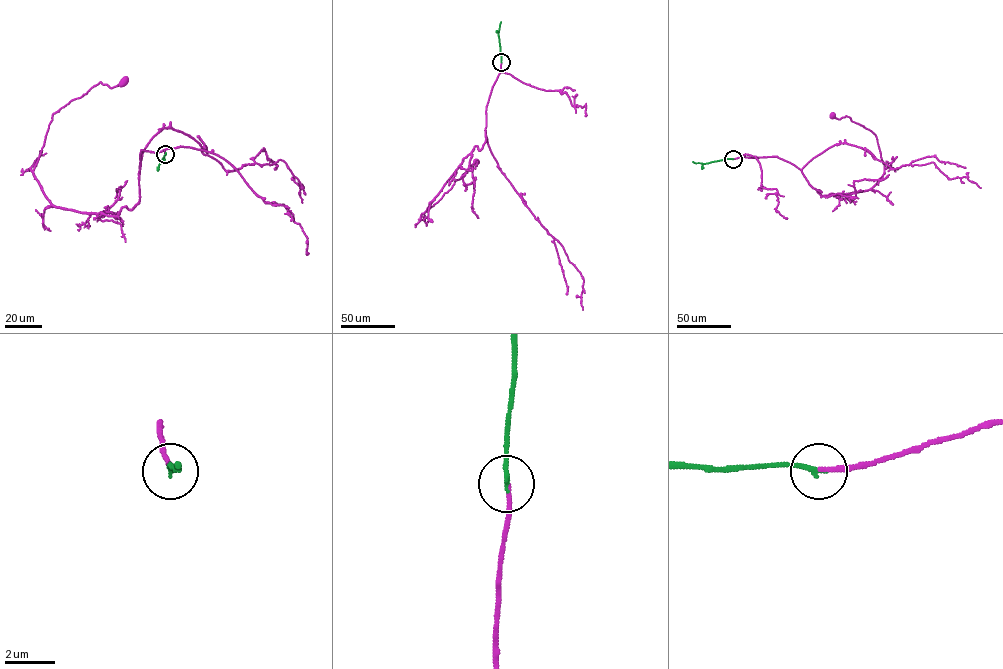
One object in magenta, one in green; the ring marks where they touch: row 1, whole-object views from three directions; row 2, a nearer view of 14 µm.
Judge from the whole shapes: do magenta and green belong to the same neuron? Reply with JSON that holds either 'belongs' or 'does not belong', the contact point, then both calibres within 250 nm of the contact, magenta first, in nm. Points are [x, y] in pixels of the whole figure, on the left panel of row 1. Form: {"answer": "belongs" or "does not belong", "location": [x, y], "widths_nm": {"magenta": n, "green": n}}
{"answer": "belongs", "location": [165, 154], "widths_nm": {"magenta": 170, "green": 190}}

